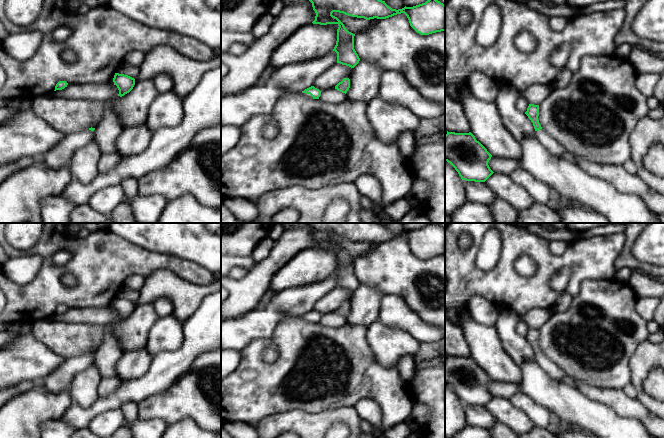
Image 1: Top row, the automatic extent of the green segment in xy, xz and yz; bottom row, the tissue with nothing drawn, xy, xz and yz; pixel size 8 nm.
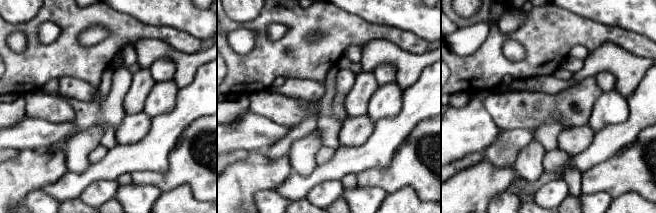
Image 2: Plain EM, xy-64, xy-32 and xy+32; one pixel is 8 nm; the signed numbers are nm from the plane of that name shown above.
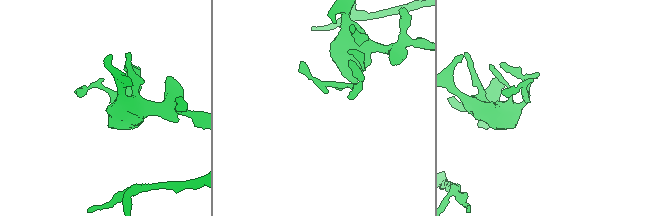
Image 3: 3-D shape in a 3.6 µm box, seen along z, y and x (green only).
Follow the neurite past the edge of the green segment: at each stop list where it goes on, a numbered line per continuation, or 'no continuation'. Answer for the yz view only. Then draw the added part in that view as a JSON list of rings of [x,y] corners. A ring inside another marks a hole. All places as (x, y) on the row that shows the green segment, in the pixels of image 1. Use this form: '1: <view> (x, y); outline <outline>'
1: yz (544, 138); outline [[[543,129],[535,131],[534,137],[558,158],[562,158],[563,154],[566,152],[565,148],[559,145],[558,142]]]

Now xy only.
1: xy (60, 155); outline [[[89,129],[66,134],[65,137],[52,147],[44,156],[44,163],[50,168],[69,167],[74,152],[93,140],[94,131]]]

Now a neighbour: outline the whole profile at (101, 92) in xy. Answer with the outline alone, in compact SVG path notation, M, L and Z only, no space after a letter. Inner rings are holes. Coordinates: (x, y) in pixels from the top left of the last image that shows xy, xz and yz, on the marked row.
M68 84L62 90L56 90L53 95L73 100L101 101L117 97L119 90L116 85L101 84Z

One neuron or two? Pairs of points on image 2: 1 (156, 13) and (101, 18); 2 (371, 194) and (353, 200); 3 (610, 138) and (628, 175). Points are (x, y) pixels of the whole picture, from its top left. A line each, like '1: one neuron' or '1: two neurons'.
1: two neurons
2: one neuron
3: two neurons

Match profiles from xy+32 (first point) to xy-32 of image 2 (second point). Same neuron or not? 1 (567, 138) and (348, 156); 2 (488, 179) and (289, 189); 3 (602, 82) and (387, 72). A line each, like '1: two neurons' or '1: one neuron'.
1: two neurons
2: two neurons
3: one neuron

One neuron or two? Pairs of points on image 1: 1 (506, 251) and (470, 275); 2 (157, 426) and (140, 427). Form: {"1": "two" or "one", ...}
{"1": "one", "2": "one"}

